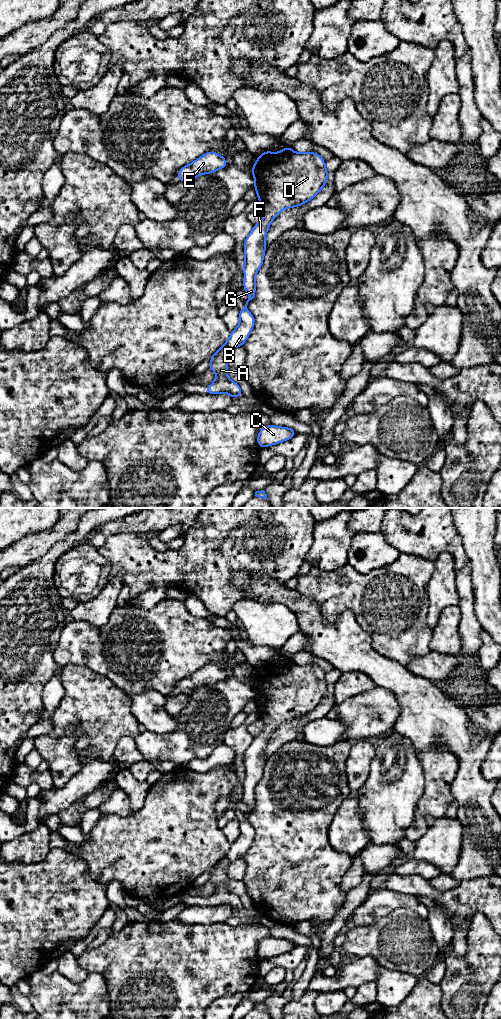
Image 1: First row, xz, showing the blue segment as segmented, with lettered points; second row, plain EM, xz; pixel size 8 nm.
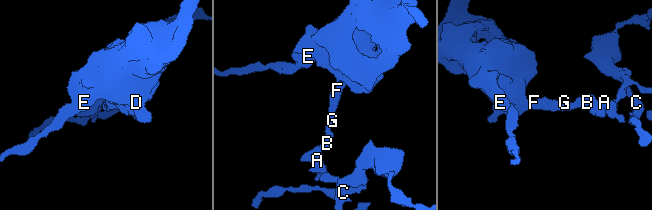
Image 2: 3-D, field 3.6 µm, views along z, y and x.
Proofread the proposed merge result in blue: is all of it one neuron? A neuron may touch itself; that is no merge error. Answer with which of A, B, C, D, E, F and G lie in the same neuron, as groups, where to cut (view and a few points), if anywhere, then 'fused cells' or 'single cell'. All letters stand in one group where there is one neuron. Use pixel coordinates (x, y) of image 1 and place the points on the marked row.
A C / B D E F G | xz (225, 344), (230, 350) | fused cells

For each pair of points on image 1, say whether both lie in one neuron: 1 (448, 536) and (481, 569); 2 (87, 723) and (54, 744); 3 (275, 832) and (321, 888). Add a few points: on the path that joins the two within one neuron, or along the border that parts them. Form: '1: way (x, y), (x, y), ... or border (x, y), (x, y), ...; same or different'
1: border (458, 533), (469, 561); different
2: way (79, 731), (70, 740), (62, 744); same
3: way (289, 846), (290, 857), (307, 874); same

